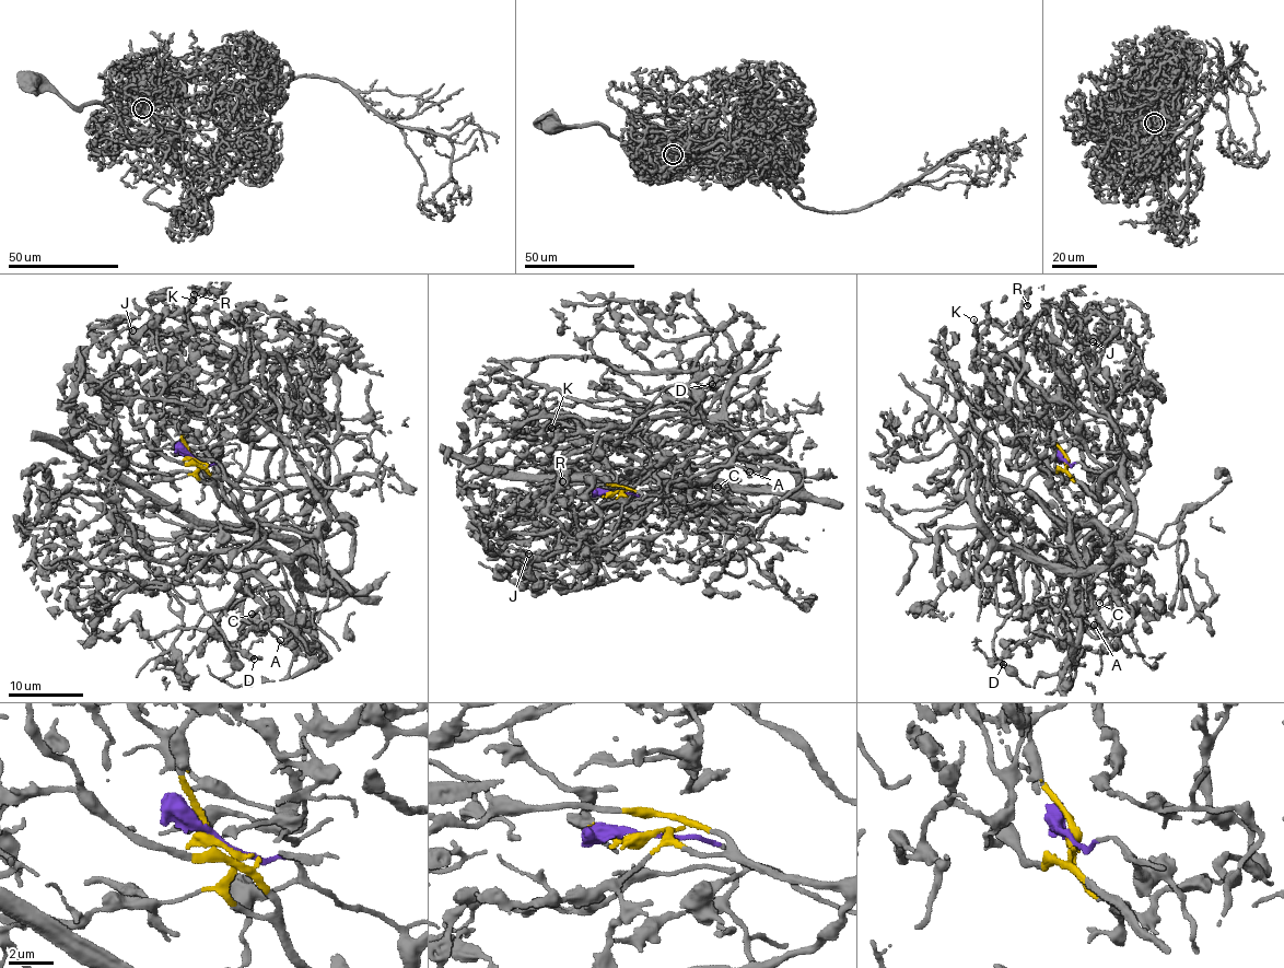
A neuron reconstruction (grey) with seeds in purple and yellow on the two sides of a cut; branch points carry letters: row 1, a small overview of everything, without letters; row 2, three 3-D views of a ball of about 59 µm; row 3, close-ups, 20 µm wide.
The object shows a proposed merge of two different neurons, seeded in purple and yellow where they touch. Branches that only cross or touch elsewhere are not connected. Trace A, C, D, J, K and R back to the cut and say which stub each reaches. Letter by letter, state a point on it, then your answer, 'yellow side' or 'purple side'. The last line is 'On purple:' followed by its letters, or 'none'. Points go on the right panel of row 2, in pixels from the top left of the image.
A: place (1094, 625); purple side
C: place (1099, 603); purple side
D: place (1003, 664); purple side
J: place (1093, 341); yellow side
K: place (973, 319); yellow side
R: place (1027, 305); yellow side
On purple: A, C, D

